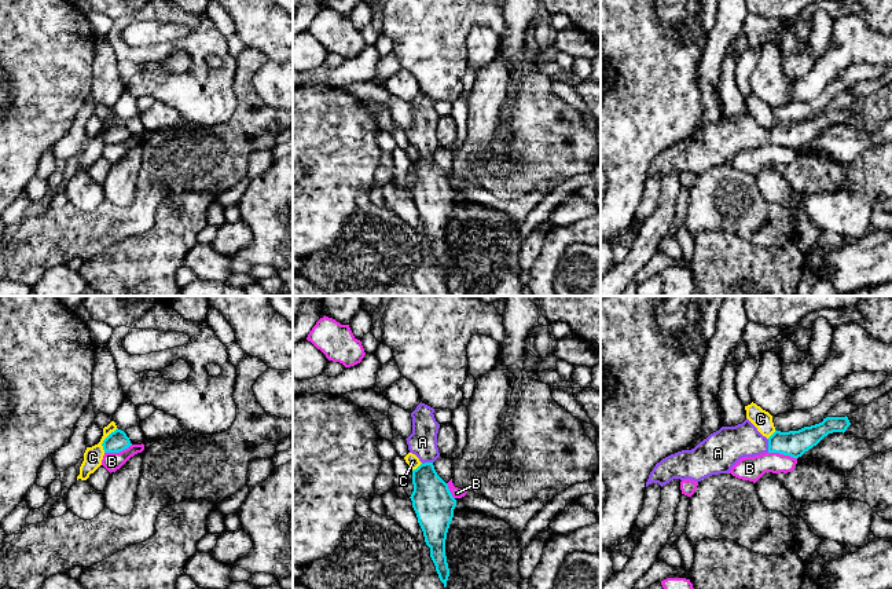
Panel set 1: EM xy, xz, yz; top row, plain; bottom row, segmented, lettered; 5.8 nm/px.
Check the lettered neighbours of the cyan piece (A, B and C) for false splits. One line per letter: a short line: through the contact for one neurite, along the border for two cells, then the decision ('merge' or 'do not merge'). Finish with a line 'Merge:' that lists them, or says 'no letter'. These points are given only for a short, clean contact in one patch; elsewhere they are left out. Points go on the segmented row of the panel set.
A: line yz (795, 443), (768, 446), (729, 445); merge
B: line yz (768, 452), (789, 454), (796, 458); do not merge
C: line xy (117, 428), (103, 441), (103, 452); do not merge
Merge: A

